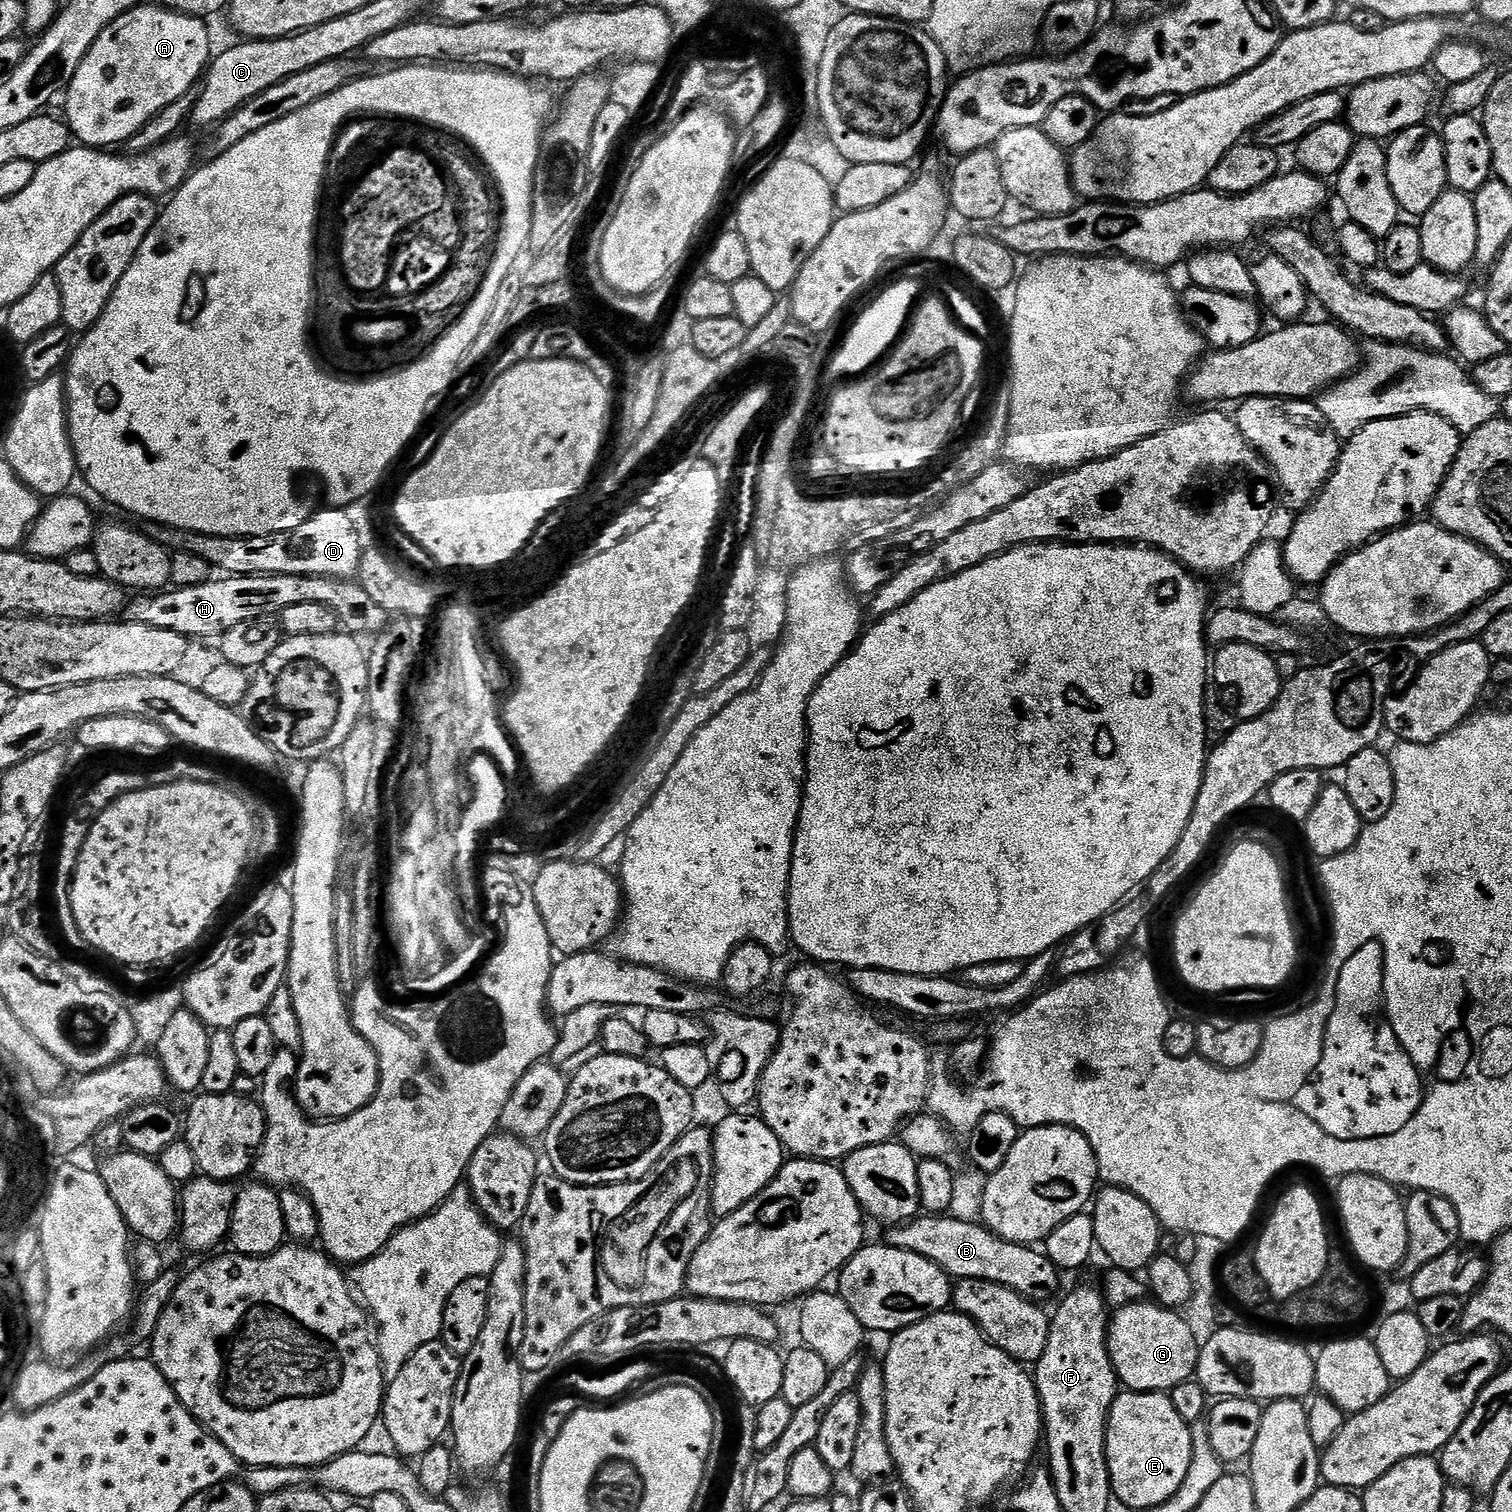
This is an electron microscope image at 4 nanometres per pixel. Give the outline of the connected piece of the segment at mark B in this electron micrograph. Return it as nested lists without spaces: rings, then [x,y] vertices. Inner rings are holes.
[[[921,1214],[915,1220],[889,1227],[885,1232],[888,1233],[882,1236],[883,1243],[922,1254],[922,1258],[930,1258],[930,1262],[953,1278],[994,1282],[1037,1302],[1050,1299],[1060,1288],[1061,1269],[1056,1268],[1043,1251],[1004,1240],[977,1221],[959,1221],[949,1214]]]

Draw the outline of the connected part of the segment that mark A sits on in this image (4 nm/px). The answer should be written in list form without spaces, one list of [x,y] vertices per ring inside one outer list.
[[[142,2],[137,8],[132,8],[126,14],[114,18],[114,22],[110,22],[110,26],[106,26],[106,30],[102,30],[102,34],[98,34],[98,40],[94,42],[94,46],[90,46],[86,58],[82,58],[82,66],[78,66],[74,78],[68,83],[66,89],[68,101],[65,102],[64,108],[68,111],[66,123],[73,137],[81,145],[97,150],[111,149],[113,147],[111,144],[127,145],[129,138],[134,134],[138,134],[138,130],[142,130],[142,126],[146,126],[146,122],[150,122],[150,118],[154,118],[154,114],[158,114],[158,110],[170,106],[170,102],[178,102],[178,98],[182,98],[189,90],[197,87],[198,81],[203,77],[210,63],[210,57],[213,55],[212,44],[208,41],[208,28],[204,24],[207,23],[201,17],[184,16],[181,12],[171,12],[163,6],[155,8],[154,5],[148,4],[148,2]]]

